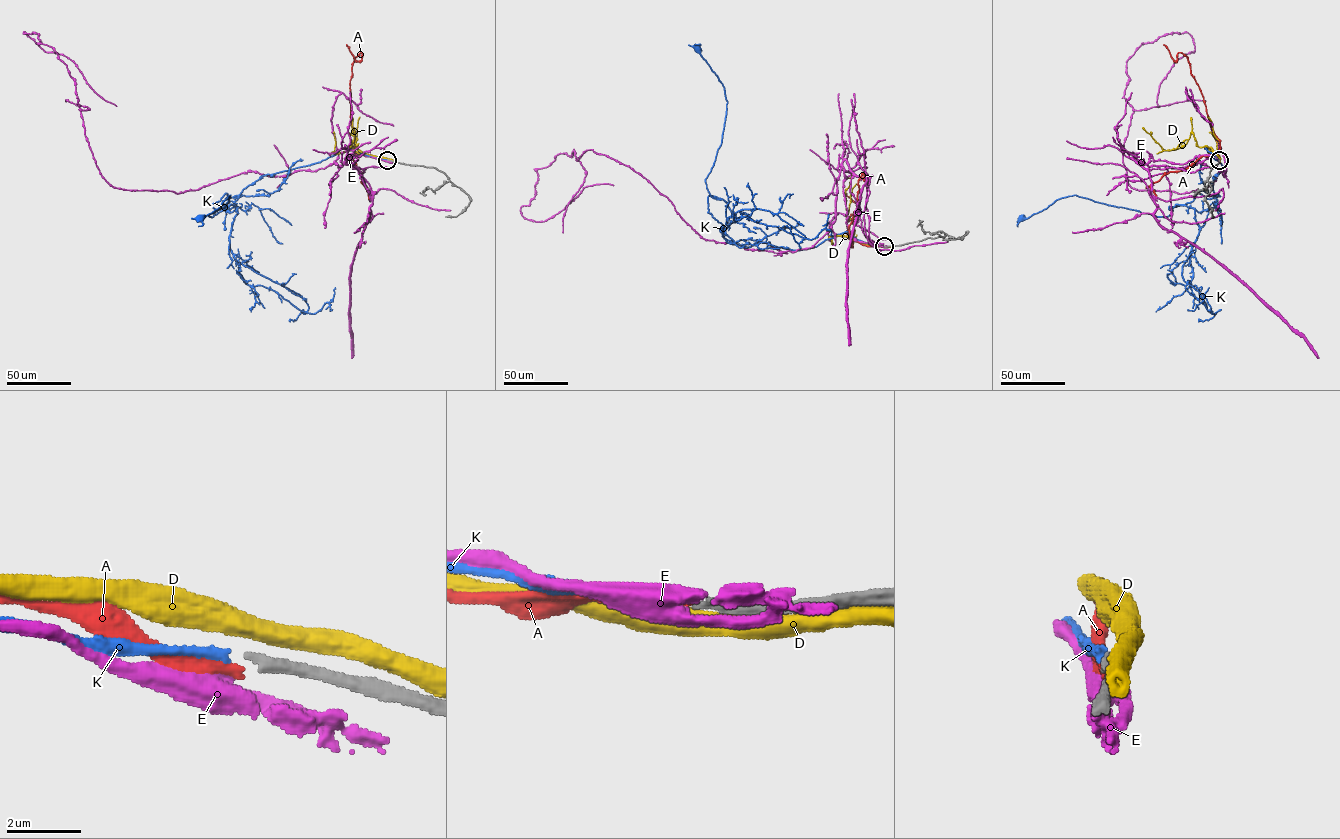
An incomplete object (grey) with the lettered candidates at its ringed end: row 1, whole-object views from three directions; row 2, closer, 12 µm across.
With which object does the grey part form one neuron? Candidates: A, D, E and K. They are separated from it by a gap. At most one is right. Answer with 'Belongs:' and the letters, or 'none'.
Belongs: K

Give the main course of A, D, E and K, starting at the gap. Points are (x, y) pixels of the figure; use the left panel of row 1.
A: (387, 160), (354, 153), (350, 80), (354, 58), (362, 53), (361, 60), (357, 61), (346, 44)
D: (387, 159), (365, 155), (356, 147), (356, 138), (352, 132), (348, 150), (354, 138), (354, 127)
E: (386, 160), (249, 171), (177, 194), (113, 187), (67, 66), (23, 32), (116, 106)
K: (386, 160), (341, 149), (262, 175), (232, 212), (230, 204), (208, 215), (230, 195), (200, 219)

